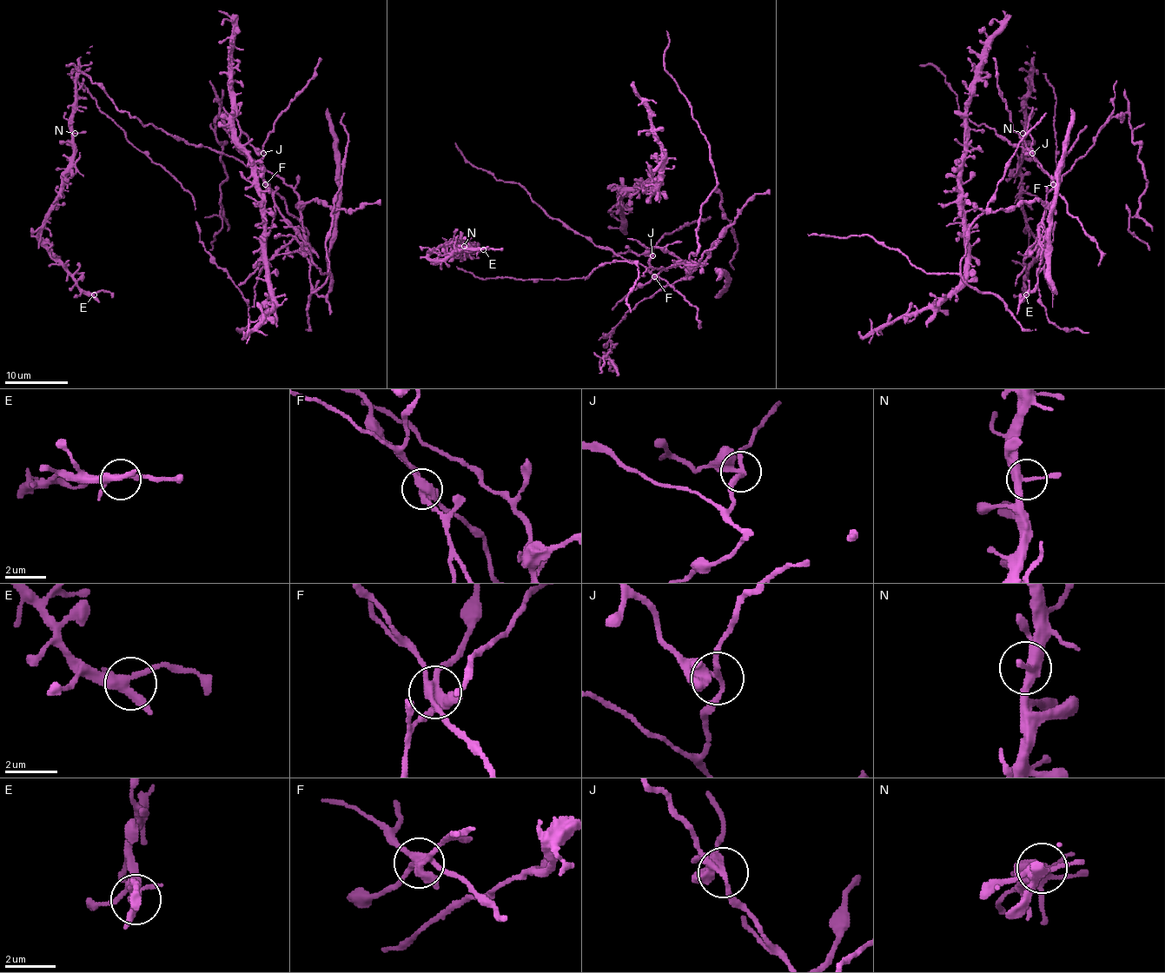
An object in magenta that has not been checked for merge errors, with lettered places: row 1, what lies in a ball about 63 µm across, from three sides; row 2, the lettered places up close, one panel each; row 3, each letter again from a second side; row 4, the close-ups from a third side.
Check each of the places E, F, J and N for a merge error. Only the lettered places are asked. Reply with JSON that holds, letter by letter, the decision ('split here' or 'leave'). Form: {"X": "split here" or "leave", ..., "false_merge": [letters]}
{"E": "leave", "F": "split here", "J": "split here", "N": "leave", "false_merge": ["F", "J"]}

